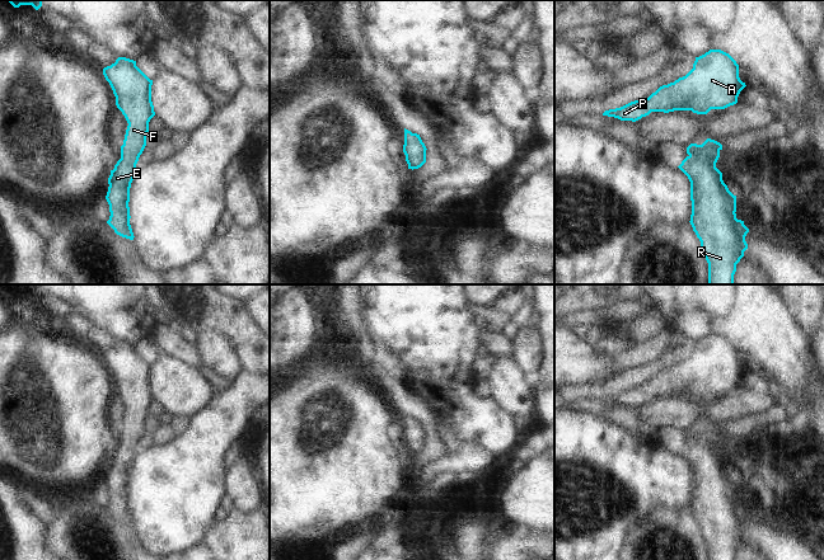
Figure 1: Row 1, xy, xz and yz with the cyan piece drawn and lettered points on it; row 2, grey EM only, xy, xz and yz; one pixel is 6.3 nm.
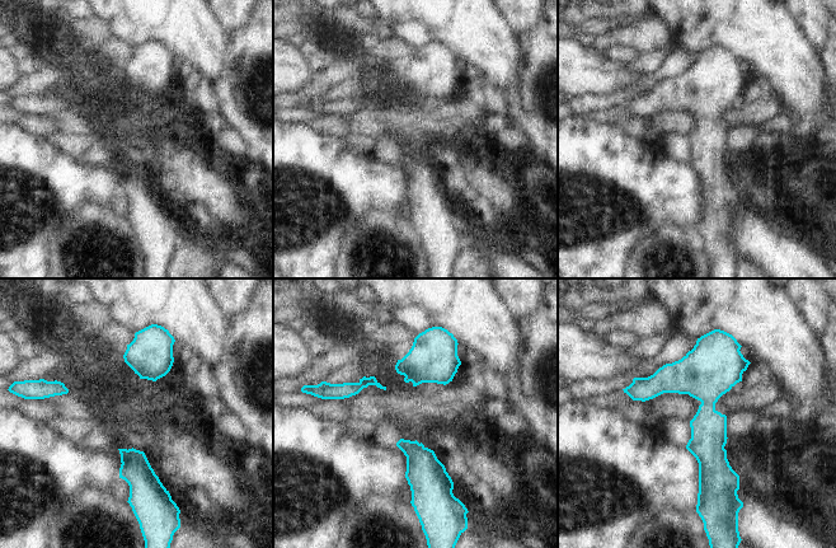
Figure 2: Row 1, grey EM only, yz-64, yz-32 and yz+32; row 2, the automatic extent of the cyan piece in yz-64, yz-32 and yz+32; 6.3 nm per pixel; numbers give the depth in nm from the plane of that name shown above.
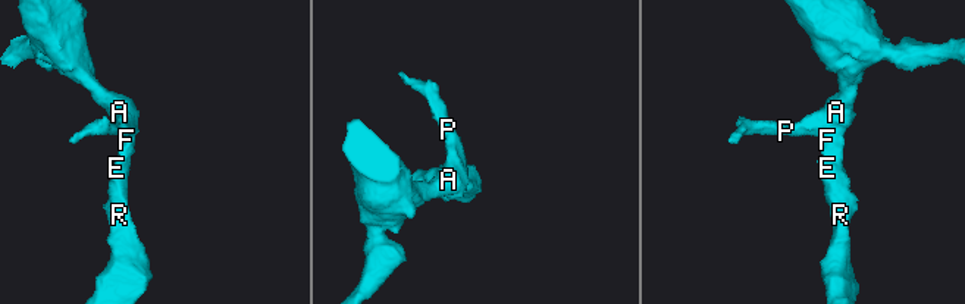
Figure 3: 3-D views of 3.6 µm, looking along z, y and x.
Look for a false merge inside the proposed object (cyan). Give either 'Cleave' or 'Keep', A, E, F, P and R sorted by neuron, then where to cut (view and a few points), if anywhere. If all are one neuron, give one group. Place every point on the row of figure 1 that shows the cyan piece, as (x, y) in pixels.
Keep. Groups: A E F P R. No split.

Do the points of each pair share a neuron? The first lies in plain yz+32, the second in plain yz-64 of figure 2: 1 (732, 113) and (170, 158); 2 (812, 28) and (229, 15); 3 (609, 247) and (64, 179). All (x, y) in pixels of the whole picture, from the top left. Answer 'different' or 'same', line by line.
1: different
2: same
3: same

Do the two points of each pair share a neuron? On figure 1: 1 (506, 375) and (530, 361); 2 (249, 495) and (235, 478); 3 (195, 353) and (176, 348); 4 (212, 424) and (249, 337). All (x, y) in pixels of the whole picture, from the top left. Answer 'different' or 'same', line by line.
1: different
2: same
3: same
4: different

